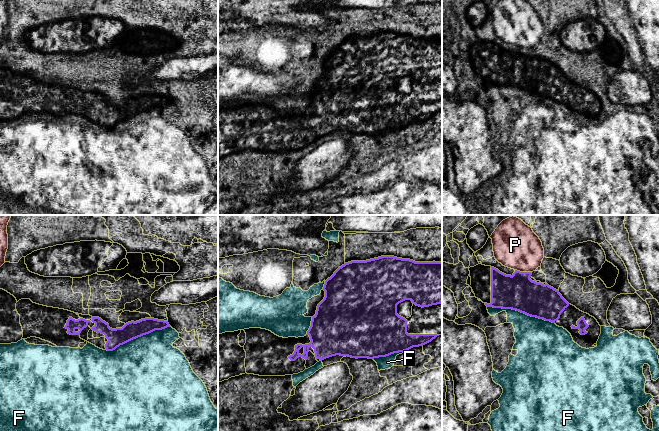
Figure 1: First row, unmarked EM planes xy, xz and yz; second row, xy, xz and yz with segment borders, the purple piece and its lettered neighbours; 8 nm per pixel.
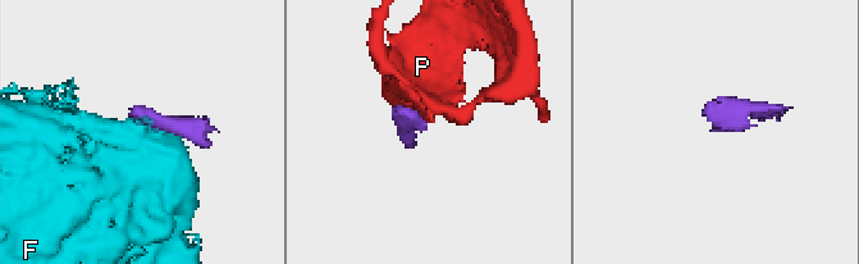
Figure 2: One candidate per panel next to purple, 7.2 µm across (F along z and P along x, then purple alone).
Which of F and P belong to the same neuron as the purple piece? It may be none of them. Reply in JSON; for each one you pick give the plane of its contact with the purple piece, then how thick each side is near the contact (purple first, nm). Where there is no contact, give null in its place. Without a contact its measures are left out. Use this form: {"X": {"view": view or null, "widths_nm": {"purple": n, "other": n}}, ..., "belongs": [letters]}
{"belongs": []}

